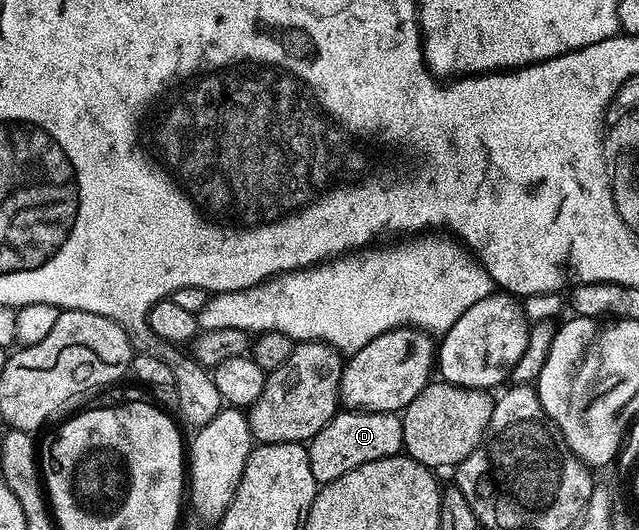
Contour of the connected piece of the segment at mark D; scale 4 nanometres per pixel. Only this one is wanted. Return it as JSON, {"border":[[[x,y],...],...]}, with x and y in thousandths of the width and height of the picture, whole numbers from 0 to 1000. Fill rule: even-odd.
{"border":[[[535,774],[512,804],[499,809],[480,842],[487,900],[493,900],[496,913],[507,915],[524,908],[524,900],[537,900],[537,892],[549,892],[549,885],[562,885],[562,877],[574,877],[574,870],[629,857],[634,834],[628,787],[612,775]]]}

